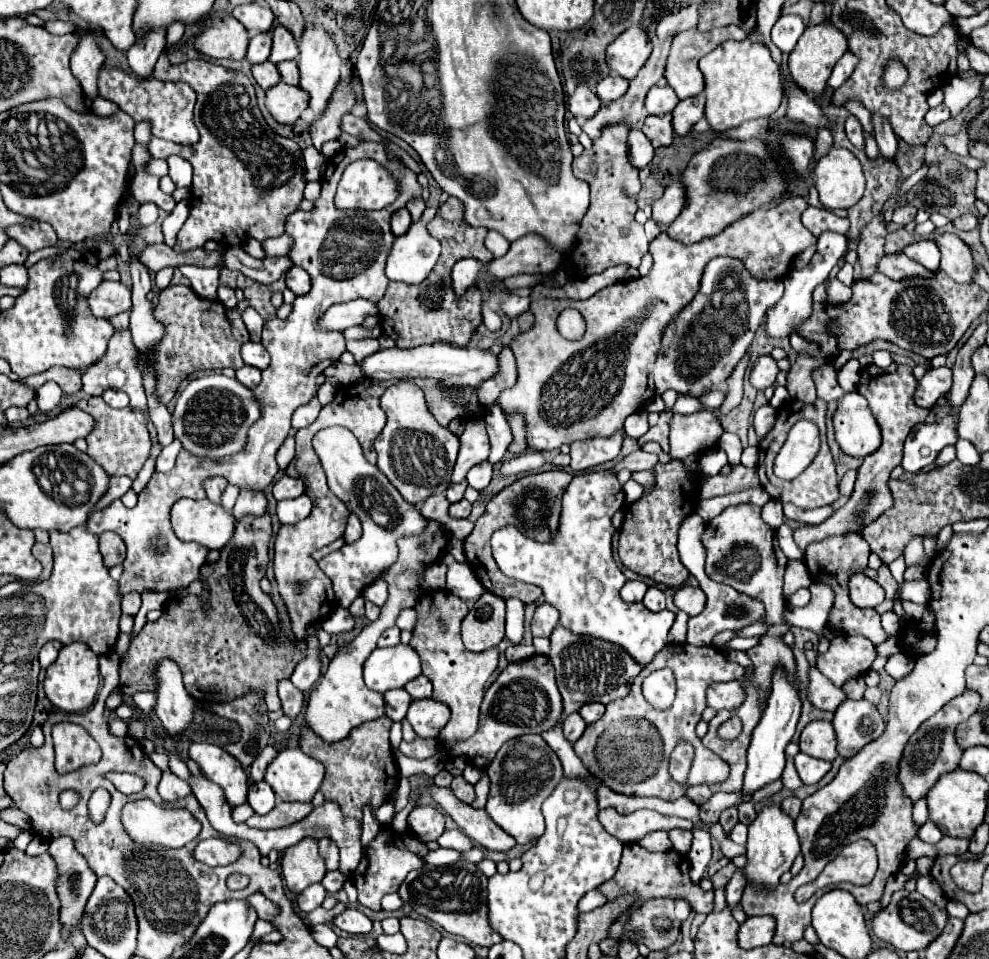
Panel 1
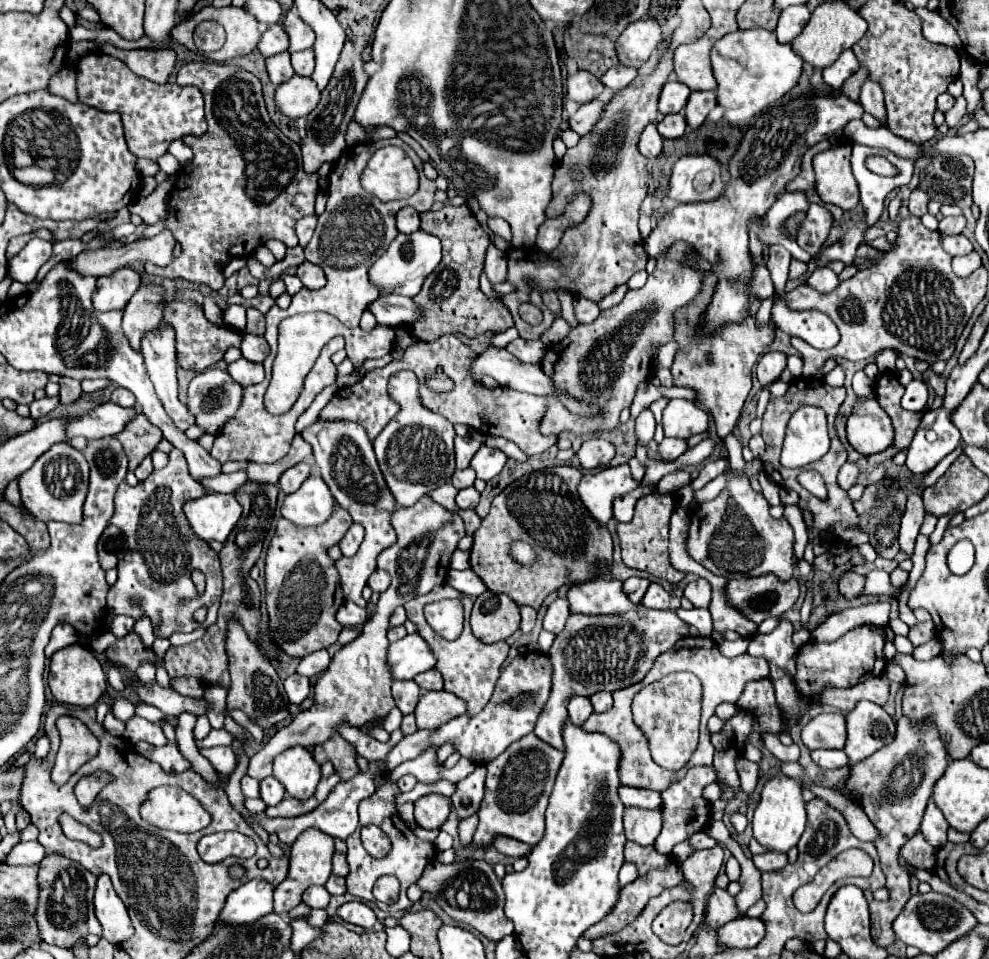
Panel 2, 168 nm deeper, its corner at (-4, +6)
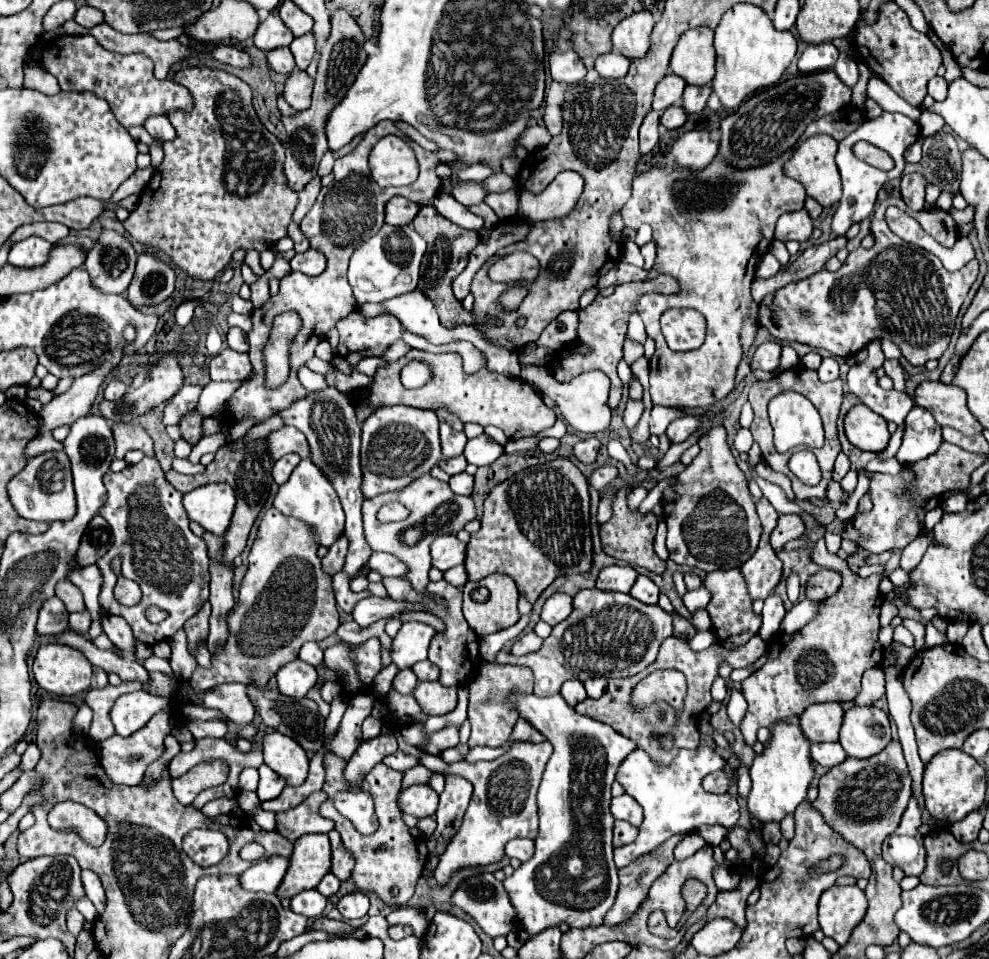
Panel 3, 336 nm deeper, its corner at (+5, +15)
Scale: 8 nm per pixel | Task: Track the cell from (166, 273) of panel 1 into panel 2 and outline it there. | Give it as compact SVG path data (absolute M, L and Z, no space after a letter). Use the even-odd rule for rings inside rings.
M192 61L180 67L178 85L194 85L202 91L206 101L206 121L208 131L202 137L184 137L184 143L194 151L194 159L190 165L176 173L174 189L170 191L166 205L166 219L160 223L146 227L142 231L142 239L152 237L164 229L172 231L176 241L182 245L182 253L168 267L157 267L147 262L146 271L150 275L160 275L168 279L186 279L196 285L206 285L210 289L222 289L226 277L224 267L234 257L250 257L260 245L268 239L278 239L288 247L298 245L298 237L294 225L300 217L314 213L314 199L318 193L318 177L328 175L330 167L322 165L320 173L308 175L302 169L302 153L300 145L290 141L268 117L262 85L256 75L248 73L242 67L226 65L226 63L204 63Z

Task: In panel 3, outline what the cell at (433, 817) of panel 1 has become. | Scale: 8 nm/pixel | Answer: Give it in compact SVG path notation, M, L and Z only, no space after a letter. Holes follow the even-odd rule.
M427 784L409 786L399 794L399 808L405 814L411 814L415 818L433 816L437 810L437 804L439 804L439 794Z

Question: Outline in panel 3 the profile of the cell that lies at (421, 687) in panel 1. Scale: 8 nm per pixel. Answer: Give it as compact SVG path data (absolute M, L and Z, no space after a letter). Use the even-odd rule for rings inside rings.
M429 660L417 662L411 670L415 672L415 676L417 676L419 680L437 680L437 678L439 678L439 668L437 668L433 662L429 662Z

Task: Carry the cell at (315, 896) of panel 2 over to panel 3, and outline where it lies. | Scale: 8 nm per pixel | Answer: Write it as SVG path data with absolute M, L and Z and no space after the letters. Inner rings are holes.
M305 890L305 892L299 892L297 896L291 898L291 910L297 912L297 914L303 914L307 918L319 918L325 910L325 904L327 904L327 898L319 892L319 890Z

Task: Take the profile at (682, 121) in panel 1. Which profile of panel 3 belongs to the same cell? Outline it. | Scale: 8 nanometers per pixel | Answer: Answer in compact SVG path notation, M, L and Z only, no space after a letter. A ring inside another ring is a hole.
M687 86L683 92L683 108L687 114L701 112L711 94L711 86Z

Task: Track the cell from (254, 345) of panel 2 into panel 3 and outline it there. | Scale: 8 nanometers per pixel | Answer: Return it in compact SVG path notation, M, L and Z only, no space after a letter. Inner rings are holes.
M229 328L227 332L227 346L237 352L249 352L249 342L247 334L241 328Z

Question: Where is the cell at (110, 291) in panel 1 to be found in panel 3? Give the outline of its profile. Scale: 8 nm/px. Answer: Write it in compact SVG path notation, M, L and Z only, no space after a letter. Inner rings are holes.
M105 230L97 244L87 252L85 268L91 284L103 294L123 294L131 284L137 254L127 238Z

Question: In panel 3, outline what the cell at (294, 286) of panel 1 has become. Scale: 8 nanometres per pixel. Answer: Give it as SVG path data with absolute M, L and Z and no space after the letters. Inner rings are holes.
M309 248L303 254L295 254L289 264L293 270L299 270L307 276L317 276L325 270L325 256L321 256L321 252L317 252L317 250Z

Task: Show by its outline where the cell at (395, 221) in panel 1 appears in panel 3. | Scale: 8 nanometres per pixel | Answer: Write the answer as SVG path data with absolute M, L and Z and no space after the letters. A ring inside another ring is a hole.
M395 196L385 206L385 222L391 226L405 226L417 216L417 212L419 212L419 204L403 196Z

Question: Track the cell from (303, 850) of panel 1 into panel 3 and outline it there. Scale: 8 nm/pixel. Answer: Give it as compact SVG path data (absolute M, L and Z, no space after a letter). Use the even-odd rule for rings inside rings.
M305 834L293 844L289 868L277 888L279 898L293 898L301 890L317 888L331 868L331 848L327 834Z

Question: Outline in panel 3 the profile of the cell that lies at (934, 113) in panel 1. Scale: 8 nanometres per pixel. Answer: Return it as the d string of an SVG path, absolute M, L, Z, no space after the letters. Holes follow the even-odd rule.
M935 76L933 80L929 80L929 96L933 96L939 102L945 100L945 96L947 96L947 82L945 82L945 78Z

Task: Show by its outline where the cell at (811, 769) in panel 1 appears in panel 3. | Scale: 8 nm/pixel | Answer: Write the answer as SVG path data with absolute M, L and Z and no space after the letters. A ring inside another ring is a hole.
M821 742L821 744L811 744L811 756L817 764L821 766L827 766L827 768L833 768L837 764L841 764L847 754L845 750L841 748L839 742Z

